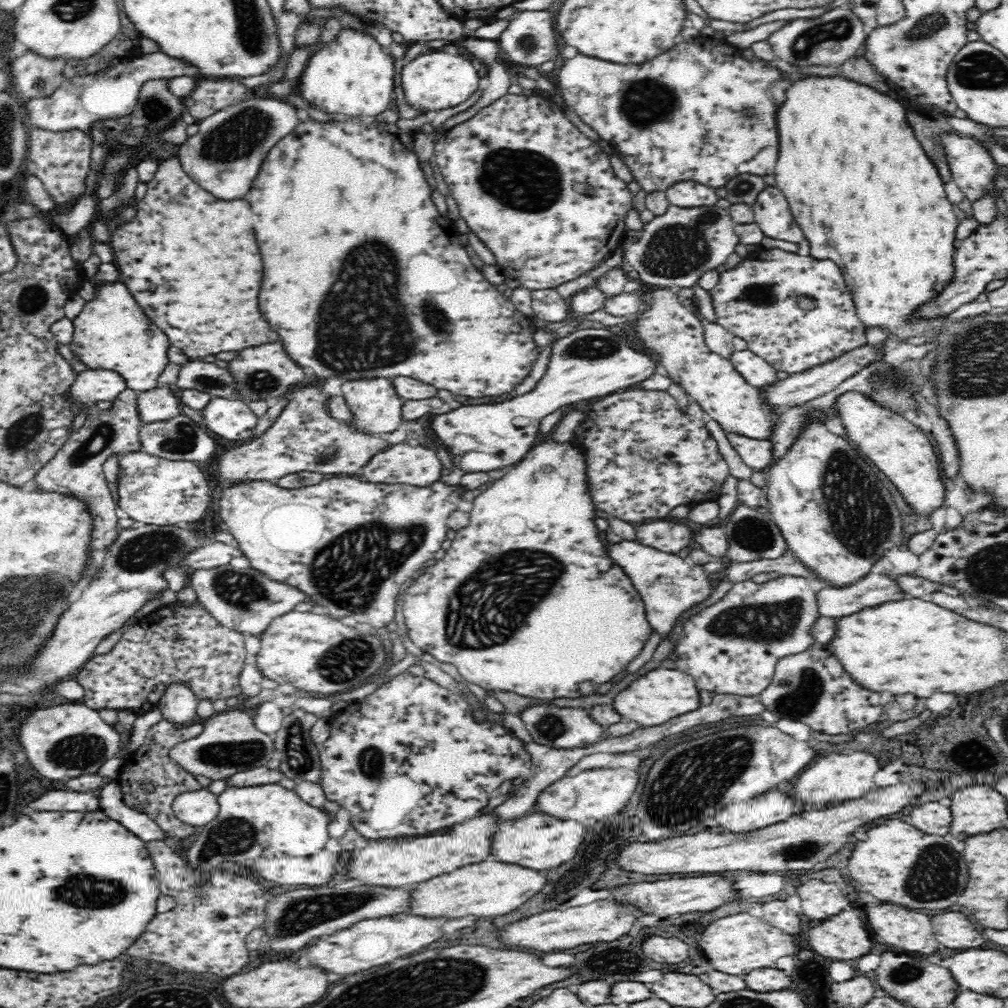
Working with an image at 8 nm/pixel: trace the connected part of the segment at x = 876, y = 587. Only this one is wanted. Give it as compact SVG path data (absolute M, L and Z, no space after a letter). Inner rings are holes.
M875 570L863 576L860 580L848 584L848 586L829 586L826 584L816 592L816 607L818 607L820 616L840 618L840 616L854 614L854 612L858 612L858 610L866 606L878 606L878 604L888 602L888 600L902 600L908 597L910 596L904 595L900 591L900 587L894 583L894 576Z

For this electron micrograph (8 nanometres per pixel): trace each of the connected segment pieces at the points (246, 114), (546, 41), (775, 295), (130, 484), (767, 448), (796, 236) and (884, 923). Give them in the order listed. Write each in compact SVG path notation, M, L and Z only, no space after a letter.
M270 95L266 98L246 98L235 105L228 105L194 123L192 133L179 145L176 157L186 174L204 190L222 200L238 200L248 194L248 186L252 186L266 154L299 125L297 109Z
M548 9L517 13L497 38L498 45L516 64L536 67L558 58L552 13Z
M756 247L733 268L718 274L718 283L707 291L716 313L716 322L744 339L748 350L767 360L777 371L790 375L802 372L867 344L866 328L858 318L840 268L832 260L818 260L810 255L802 256L778 248Z
M142 451L123 453L118 460L116 483L118 507L136 525L191 525L206 514L210 504L206 474L192 461L168 460Z
M726 432L726 436L741 459L755 470L767 467L775 462L772 456L772 443L770 439L758 440L737 434L737 432Z
M766 186L757 196L753 208L753 222L756 223L768 238L786 240L798 244L802 242L804 234L794 218L786 196L772 186Z
M896 904L872 906L866 914L878 940L906 952L932 954L938 950L930 916L900 908Z

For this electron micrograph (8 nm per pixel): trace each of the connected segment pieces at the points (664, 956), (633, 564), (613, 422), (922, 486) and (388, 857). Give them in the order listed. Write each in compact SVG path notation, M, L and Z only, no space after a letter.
M650 936L644 940L642 950L648 958L656 962L666 962L666 964L678 964L686 960L688 956L688 946L678 940L678 938L664 938L664 936Z
M624 540L618 544L608 546L608 556L612 558L614 564L618 564L624 573L630 576L632 584L640 592L645 609L646 618L654 630L661 635L670 632L676 624L676 618L694 604L703 602L713 591L710 578L707 572L702 570L702 566L692 566L686 564L680 556L672 556L666 552L660 552L650 546L642 546L632 540Z
M640 387L626 389L624 392L616 392L594 399L588 402L583 402L581 405L570 407L576 408L576 411L581 411L584 415L583 419L574 429L573 437L571 439L572 445L580 447L584 453L584 463L586 463L586 476L588 477L589 489L591 490L591 497L596 504L596 507L604 512L610 512L612 516L626 522L640 522L640 520L648 520L648 518L664 518L668 516L668 512L673 512L677 507L692 506L704 501L711 501L716 503L722 490L722 484L728 478L729 468L724 460L722 454L718 450L716 441L712 440L708 429L706 429L707 416L703 409L695 402L690 401L685 410L679 408L676 400L668 393L662 390L642 389Z
M846 391L835 399L835 410L850 441L860 453L878 464L880 470L884 470L890 482L900 490L904 500L918 514L926 516L940 506L947 505L944 501L944 480L940 476L940 462L934 442L928 439L921 429L860 392Z
M479 814L476 818L465 823L456 823L447 831L414 837L394 838L372 842L366 847L356 848L350 852L346 876L353 882L398 888L408 891L415 884L431 878L454 872L457 868L476 864L490 855L490 838L498 832L497 818L490 814Z

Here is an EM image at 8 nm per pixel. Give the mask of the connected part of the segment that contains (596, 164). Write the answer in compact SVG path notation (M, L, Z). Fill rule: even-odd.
M538 94L501 96L470 119L441 132L433 154L470 232L491 250L506 276L530 291L556 289L598 268L621 248L629 230L626 215L632 209L633 194L616 176L610 157L566 119L561 107Z

